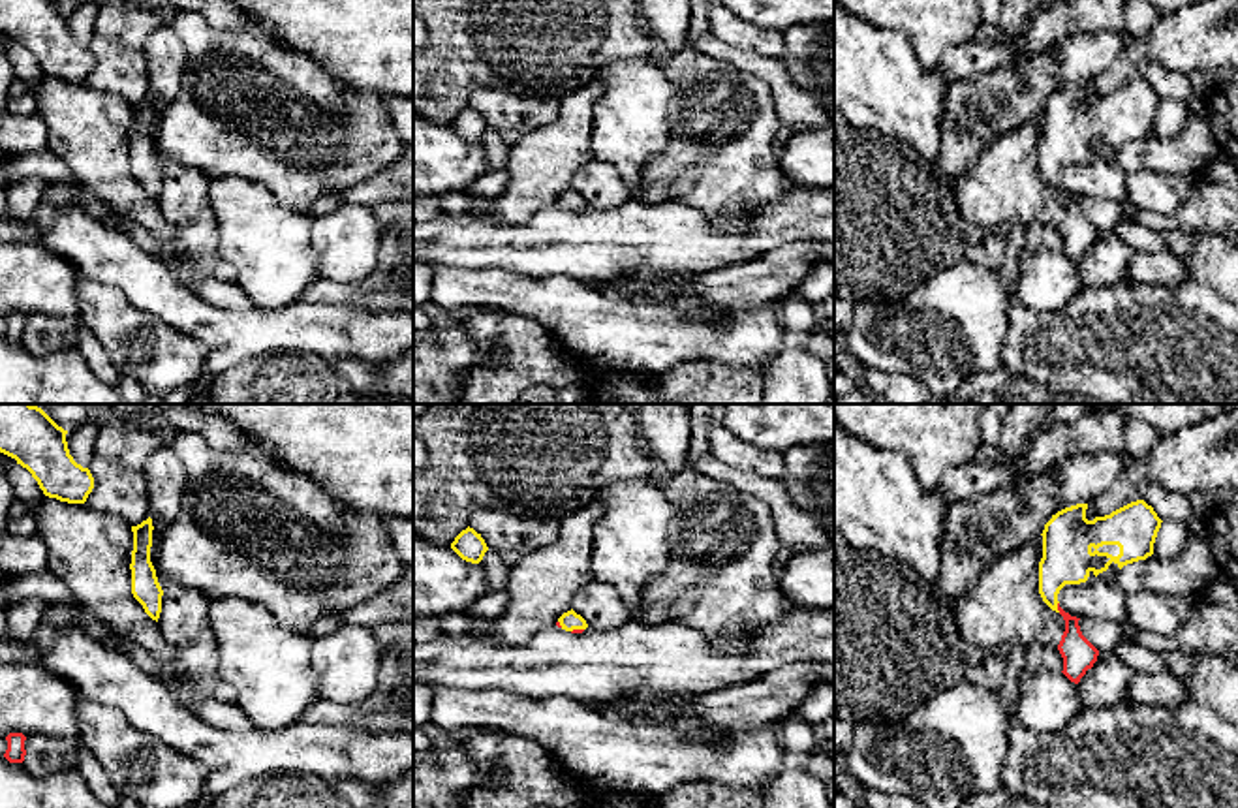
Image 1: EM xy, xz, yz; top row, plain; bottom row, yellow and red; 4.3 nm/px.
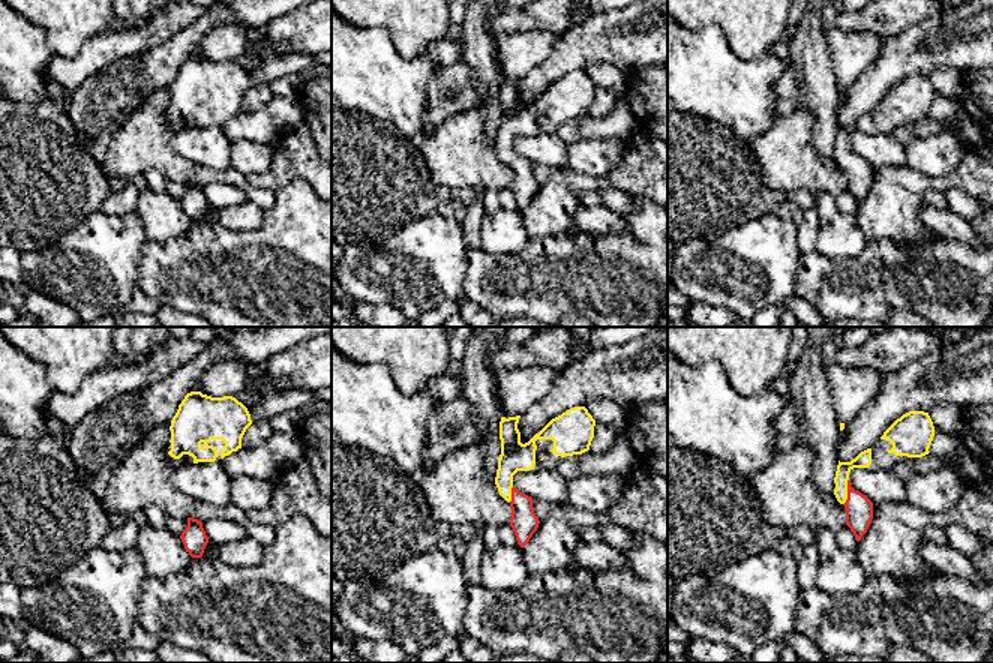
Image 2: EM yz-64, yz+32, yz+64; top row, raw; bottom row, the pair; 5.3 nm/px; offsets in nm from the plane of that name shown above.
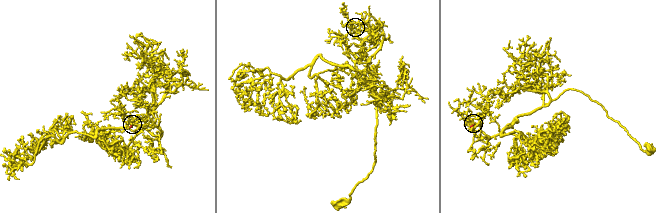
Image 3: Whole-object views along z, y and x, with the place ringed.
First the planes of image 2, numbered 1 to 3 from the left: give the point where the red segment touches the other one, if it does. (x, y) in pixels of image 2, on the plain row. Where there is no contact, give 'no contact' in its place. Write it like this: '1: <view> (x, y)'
1: no contact
2: yz+32 (510, 158)
3: yz+64 (846, 156)

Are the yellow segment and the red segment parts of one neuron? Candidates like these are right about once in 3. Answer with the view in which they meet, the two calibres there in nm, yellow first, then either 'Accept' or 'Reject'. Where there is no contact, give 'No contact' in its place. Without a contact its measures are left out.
Touches yellow in yz. Thickness 220 nm (yellow) against 150 nm. Accept

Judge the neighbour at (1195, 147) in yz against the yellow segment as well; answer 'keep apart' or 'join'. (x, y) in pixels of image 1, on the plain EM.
keep apart

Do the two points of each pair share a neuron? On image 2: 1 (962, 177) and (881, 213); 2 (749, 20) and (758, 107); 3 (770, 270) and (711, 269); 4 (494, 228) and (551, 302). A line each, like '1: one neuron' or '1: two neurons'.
1: one neuron
2: two neurons
3: one neuron
4: two neurons

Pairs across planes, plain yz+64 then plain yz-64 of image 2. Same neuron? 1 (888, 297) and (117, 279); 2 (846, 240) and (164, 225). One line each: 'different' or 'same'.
1: different
2: same

